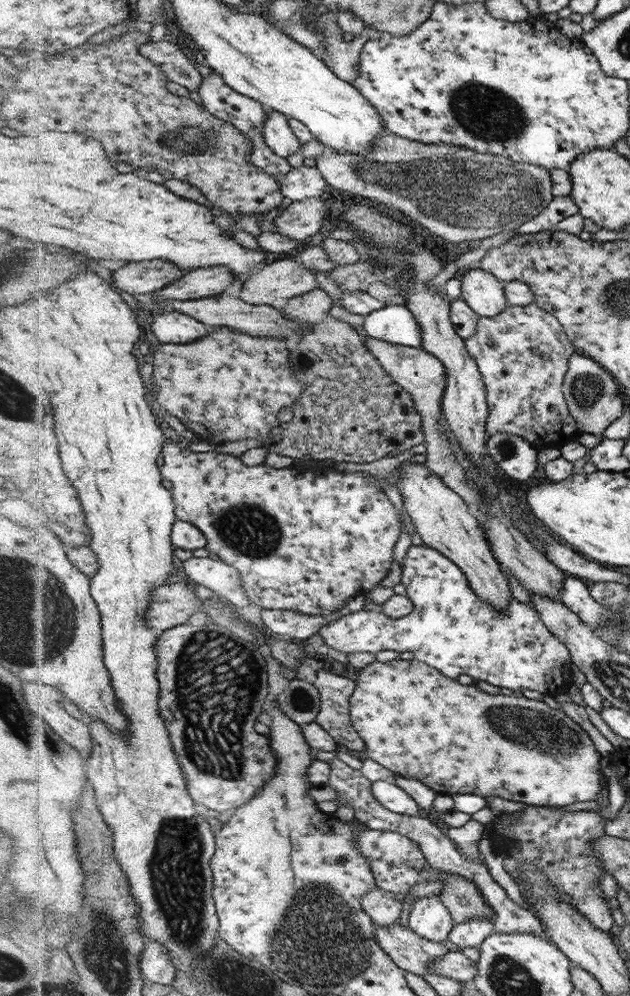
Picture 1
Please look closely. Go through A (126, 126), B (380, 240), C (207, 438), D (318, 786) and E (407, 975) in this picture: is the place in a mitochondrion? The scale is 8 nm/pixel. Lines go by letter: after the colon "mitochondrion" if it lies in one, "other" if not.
A: other
B: mitochondrion
C: other
D: other
E: other

